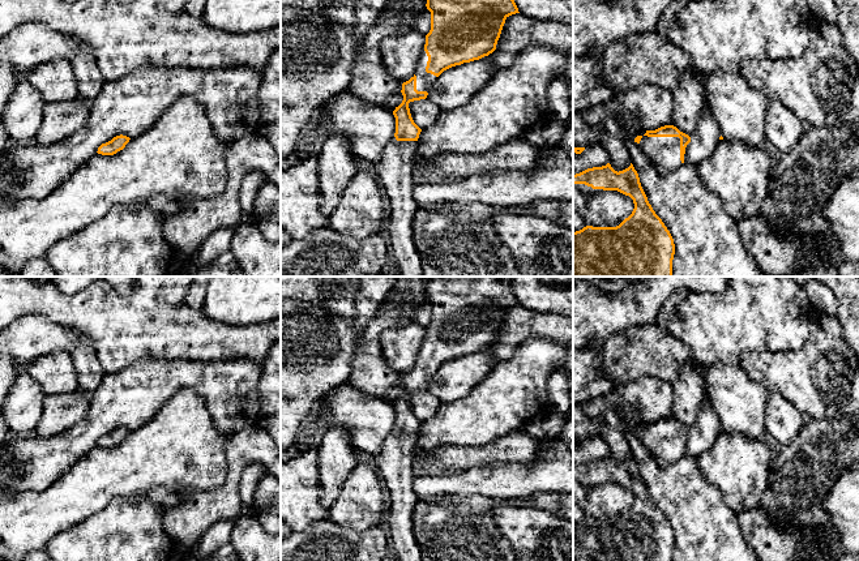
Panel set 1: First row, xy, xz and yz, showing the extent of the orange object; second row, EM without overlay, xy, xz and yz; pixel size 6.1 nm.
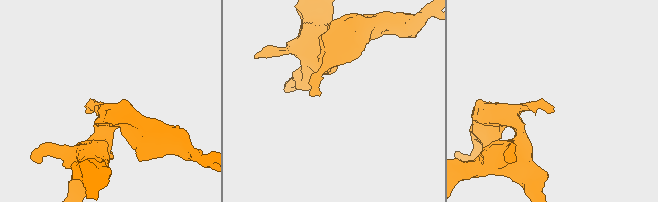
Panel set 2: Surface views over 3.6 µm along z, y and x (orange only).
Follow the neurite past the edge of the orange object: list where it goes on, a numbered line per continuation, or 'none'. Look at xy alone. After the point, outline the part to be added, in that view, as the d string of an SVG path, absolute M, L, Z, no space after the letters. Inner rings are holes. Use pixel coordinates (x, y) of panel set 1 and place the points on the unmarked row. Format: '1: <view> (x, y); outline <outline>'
none

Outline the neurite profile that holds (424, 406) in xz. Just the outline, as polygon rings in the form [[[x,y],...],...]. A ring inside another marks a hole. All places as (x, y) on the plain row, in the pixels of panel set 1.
[[[427,390],[410,394],[409,401],[414,415],[420,421],[433,417],[440,407],[439,399],[431,395]]]

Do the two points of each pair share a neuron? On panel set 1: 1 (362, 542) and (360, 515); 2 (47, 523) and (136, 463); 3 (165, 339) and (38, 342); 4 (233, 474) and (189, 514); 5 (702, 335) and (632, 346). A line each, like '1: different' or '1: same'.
1: different
2: same
3: different
4: same
5: different

